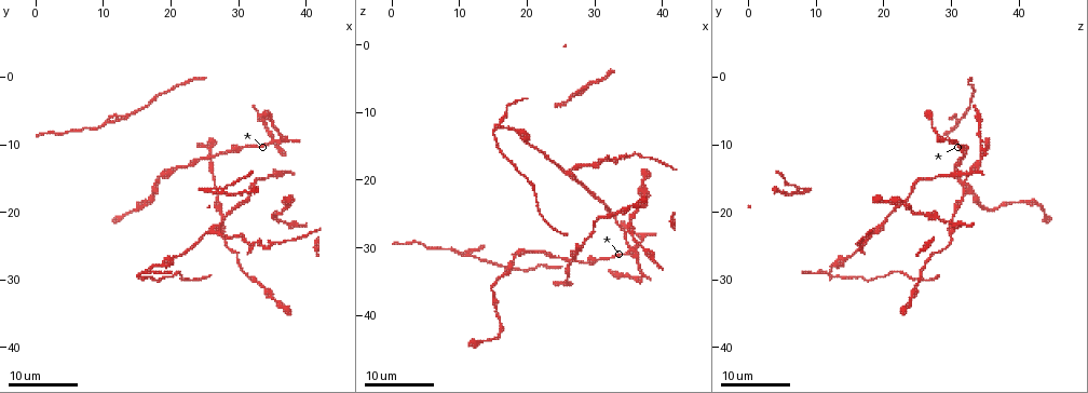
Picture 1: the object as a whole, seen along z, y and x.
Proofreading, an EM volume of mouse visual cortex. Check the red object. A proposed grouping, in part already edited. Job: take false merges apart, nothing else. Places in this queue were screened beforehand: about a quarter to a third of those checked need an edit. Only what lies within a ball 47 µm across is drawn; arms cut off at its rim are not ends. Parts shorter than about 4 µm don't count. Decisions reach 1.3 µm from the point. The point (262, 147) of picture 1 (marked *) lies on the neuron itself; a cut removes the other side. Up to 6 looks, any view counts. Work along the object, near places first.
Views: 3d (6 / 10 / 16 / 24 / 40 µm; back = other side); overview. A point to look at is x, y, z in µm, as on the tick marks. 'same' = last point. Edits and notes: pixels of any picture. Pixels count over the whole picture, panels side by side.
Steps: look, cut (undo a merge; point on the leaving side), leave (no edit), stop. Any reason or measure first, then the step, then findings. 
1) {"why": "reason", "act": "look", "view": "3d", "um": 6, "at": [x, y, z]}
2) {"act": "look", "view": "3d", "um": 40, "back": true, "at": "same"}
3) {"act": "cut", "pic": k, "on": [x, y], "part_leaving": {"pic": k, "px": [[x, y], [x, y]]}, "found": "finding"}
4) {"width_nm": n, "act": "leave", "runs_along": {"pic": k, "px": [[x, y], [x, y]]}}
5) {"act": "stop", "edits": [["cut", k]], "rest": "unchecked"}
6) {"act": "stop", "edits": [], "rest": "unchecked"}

{"act": "look", "view": "3d", "um": 16, "at": [36.0, 20.5, 25.5]}

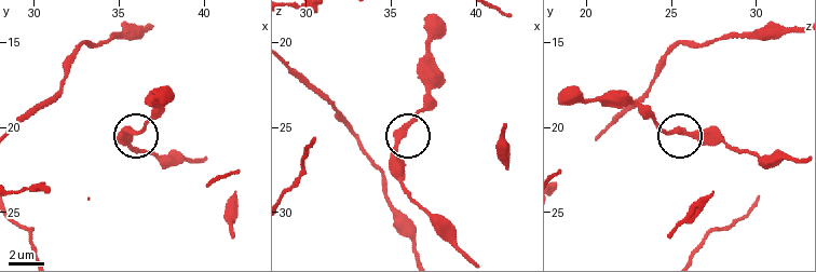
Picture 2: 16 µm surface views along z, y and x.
{"act": "look", "view": "3d", "um": 6, "at": [35.5, 20.2, 25.5]}

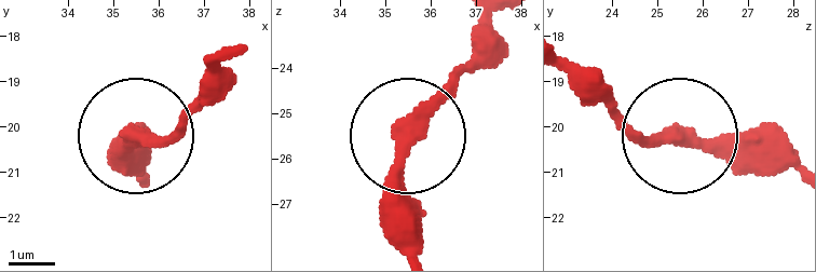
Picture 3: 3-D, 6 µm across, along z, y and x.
{"act": "leave", "found": "one neuron here"}

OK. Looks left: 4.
{"why": "a fork", "act": "look", "view": "3d", "um": 16, "at": [26.5, 23.5, 19.0]}

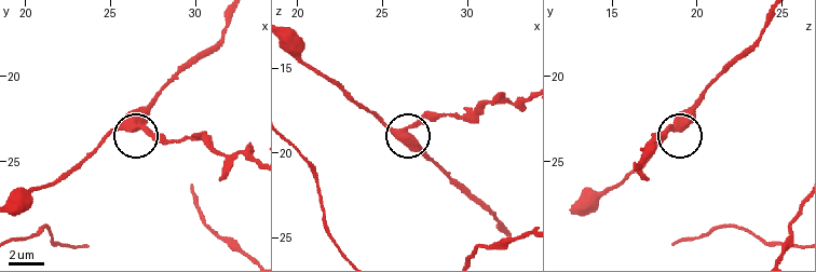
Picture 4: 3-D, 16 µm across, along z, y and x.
{"act": "look", "view": "3d", "um": 10, "at": [26.4, 22.9, 18.5]}

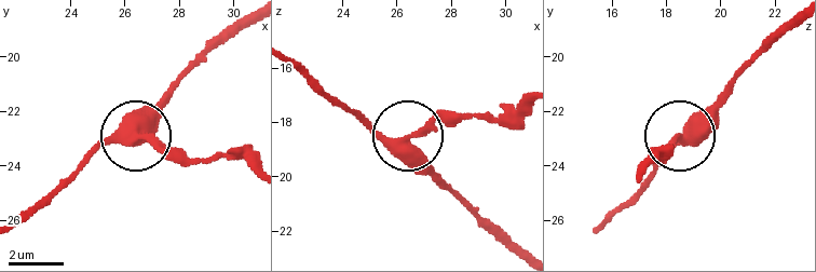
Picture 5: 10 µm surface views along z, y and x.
{"width_nm": 340, "act": "cut", "pic": 5, "on": [172, 148], "part_leaving": {"pic": 5, "px": [[140, 136], [201, 157], [249, 159]]}, "found": "a second neuron is stuck on"}

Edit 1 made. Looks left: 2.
{"act": "stop", "edits": [["cut", 5]], "rest": "unchecked"}

